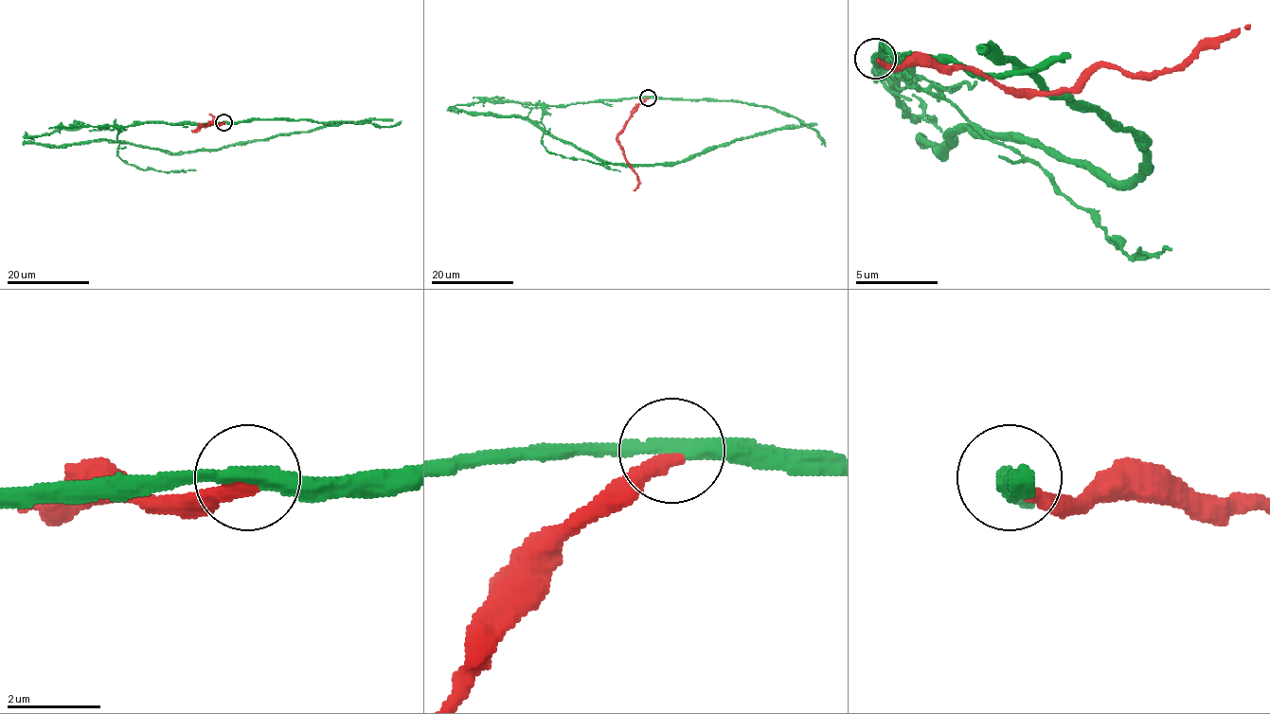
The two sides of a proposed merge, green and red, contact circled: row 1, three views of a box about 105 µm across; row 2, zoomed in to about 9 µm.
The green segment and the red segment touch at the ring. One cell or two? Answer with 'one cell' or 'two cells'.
two cells

